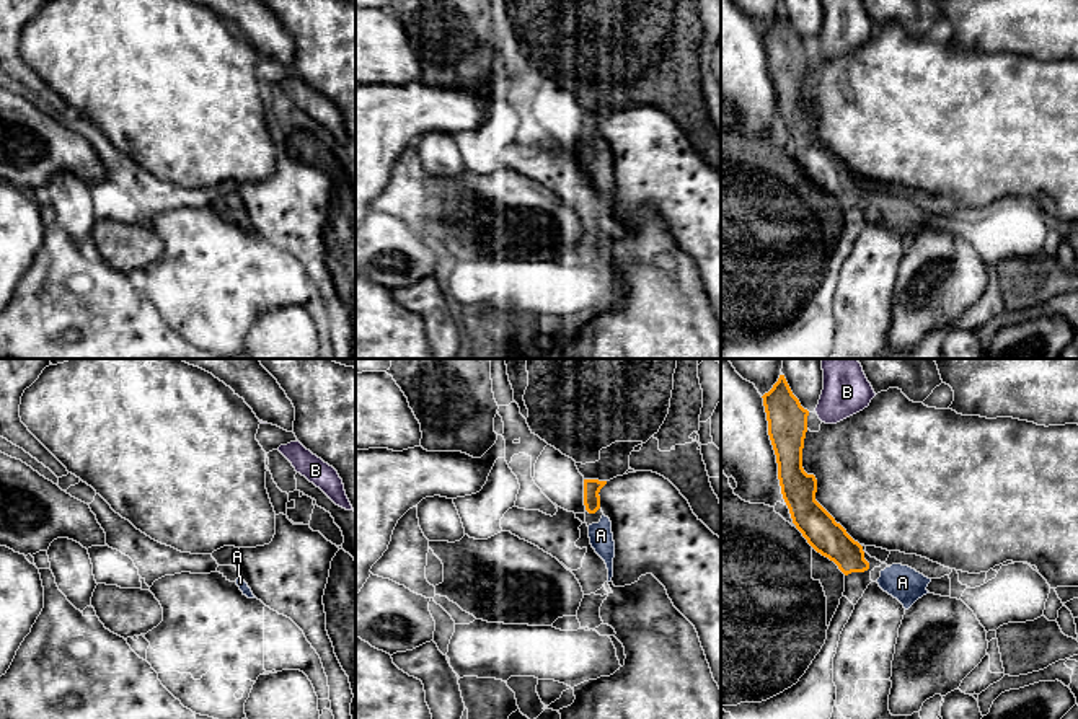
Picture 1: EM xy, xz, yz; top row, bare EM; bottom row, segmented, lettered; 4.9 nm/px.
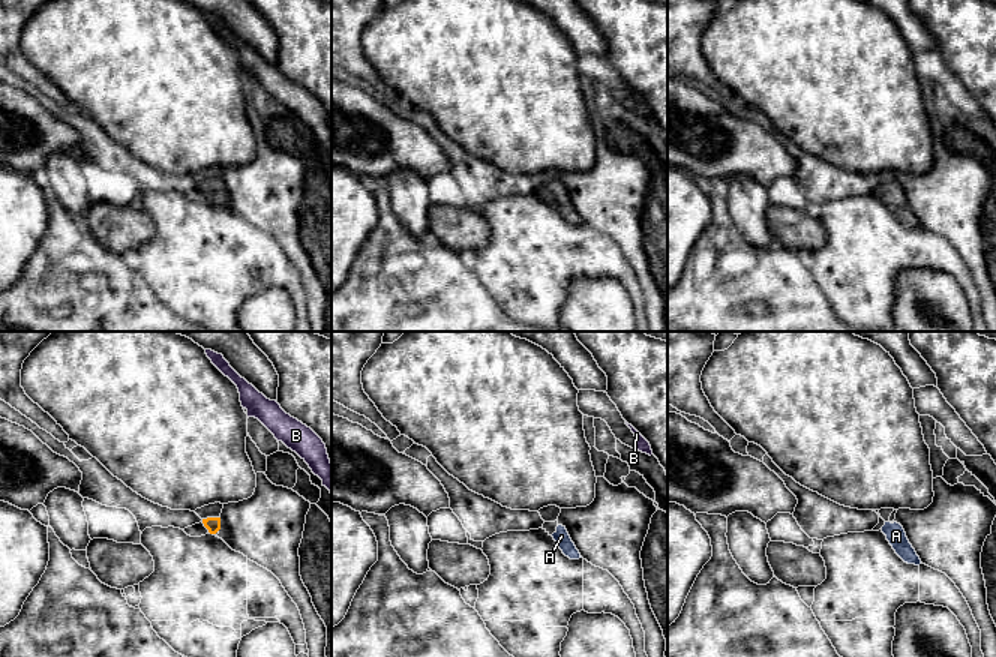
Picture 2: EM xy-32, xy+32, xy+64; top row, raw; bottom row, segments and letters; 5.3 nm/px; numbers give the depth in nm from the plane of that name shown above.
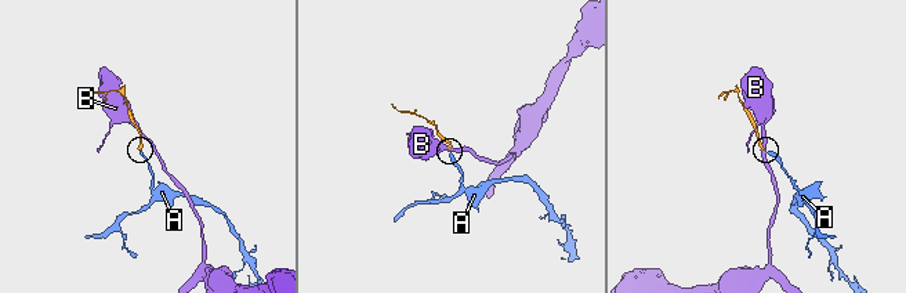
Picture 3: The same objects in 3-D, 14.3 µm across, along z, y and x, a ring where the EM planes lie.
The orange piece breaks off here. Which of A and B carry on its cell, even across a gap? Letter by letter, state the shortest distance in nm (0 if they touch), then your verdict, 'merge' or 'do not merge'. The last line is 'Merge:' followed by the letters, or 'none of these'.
A: gap 40 nm; merge
B: gap 40 nm; do not merge
Merge: A

